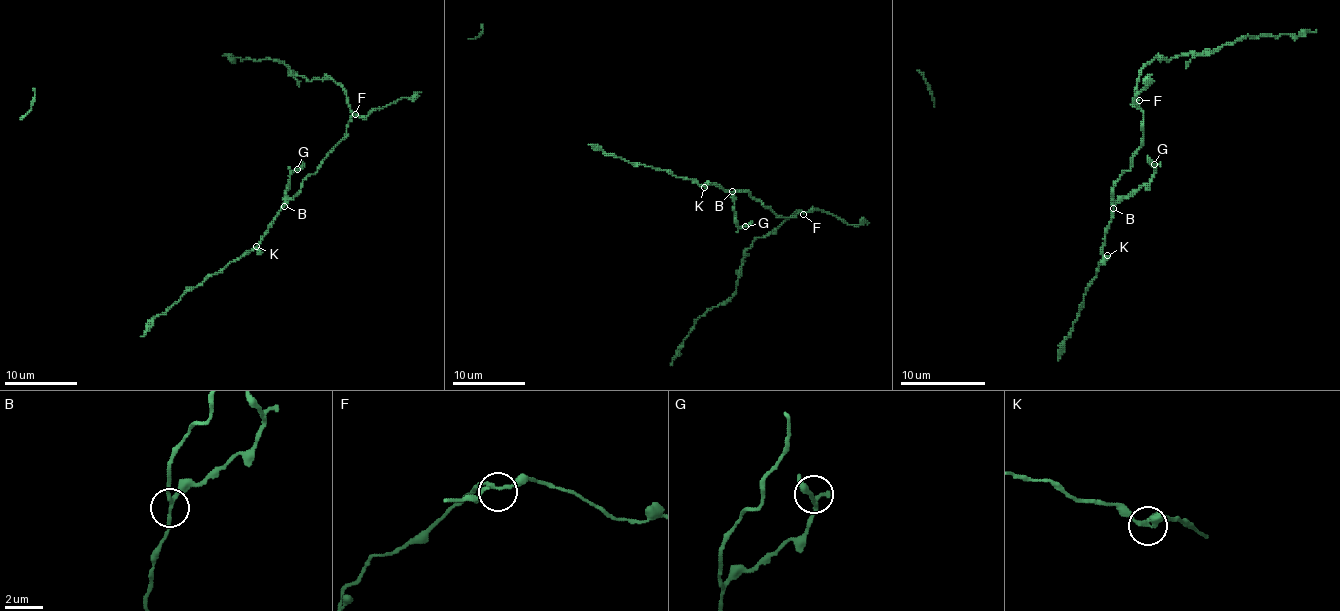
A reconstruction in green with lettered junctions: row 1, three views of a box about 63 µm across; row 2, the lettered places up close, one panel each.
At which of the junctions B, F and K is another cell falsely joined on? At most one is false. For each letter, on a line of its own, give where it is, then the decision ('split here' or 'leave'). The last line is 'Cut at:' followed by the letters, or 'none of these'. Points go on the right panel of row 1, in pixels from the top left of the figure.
B: place (1113, 208); split here
F: place (1139, 100); leave
K: place (1107, 255); leave
Cut at: B

